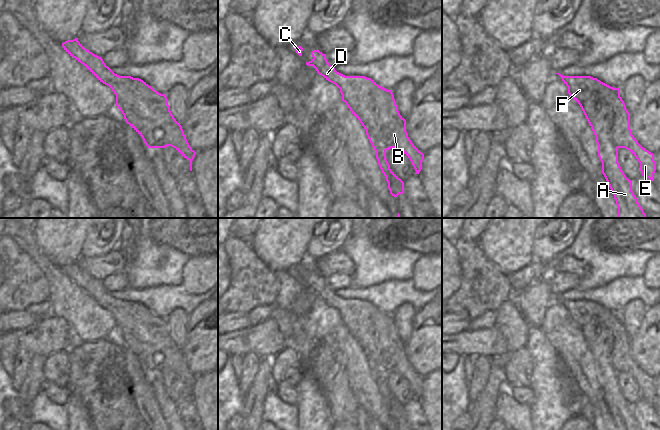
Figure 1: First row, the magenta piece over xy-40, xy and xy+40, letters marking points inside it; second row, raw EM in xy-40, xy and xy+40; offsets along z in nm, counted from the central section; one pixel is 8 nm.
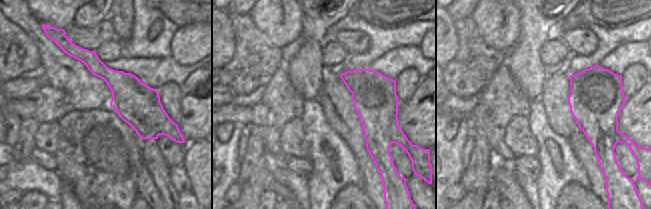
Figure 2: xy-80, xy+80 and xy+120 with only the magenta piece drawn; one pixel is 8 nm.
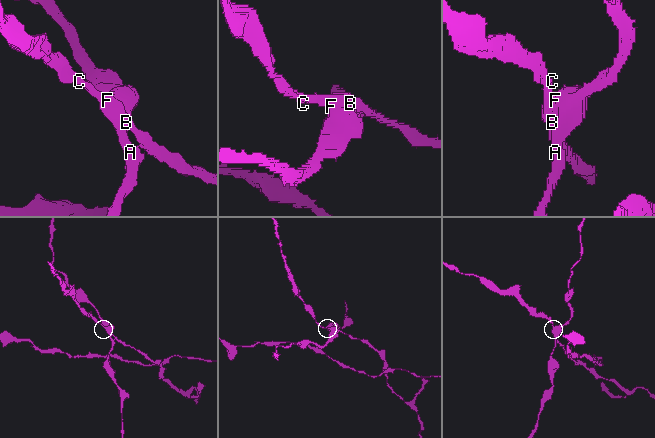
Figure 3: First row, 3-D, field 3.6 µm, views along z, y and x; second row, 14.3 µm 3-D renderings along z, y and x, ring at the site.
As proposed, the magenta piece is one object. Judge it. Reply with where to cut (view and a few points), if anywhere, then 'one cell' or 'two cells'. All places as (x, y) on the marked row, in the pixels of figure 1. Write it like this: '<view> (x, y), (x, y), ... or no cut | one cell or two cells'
xy+40 (603, 103), (609, 107), (613, 119), (612, 140), (618, 147) | two cells

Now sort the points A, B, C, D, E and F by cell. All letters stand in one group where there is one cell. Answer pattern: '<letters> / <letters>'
A / B C D E F

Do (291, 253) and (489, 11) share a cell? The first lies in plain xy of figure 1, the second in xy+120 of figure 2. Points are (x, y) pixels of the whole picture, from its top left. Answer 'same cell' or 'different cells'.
same cell

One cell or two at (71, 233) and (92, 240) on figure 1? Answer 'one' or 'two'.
two

